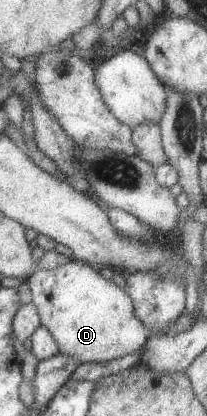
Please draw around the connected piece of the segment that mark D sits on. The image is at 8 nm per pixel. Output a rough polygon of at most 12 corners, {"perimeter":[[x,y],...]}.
{"perimeter":[[76,258],[30,279],[58,354],[80,364],[152,335],[123,287]]}

